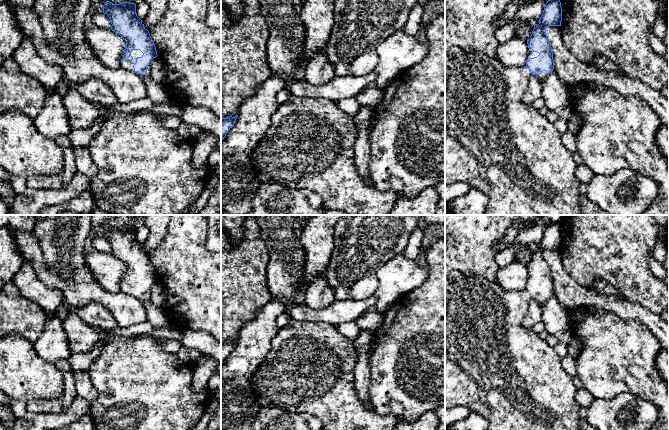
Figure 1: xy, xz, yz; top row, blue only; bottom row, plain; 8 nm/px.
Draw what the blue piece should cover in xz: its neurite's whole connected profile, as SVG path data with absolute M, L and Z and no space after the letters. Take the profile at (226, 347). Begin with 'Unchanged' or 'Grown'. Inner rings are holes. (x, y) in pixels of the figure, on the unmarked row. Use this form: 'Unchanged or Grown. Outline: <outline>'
Unchanged. Outline: M238 339L235 341L221 342L221 365L226 360L227 356L234 350Z

